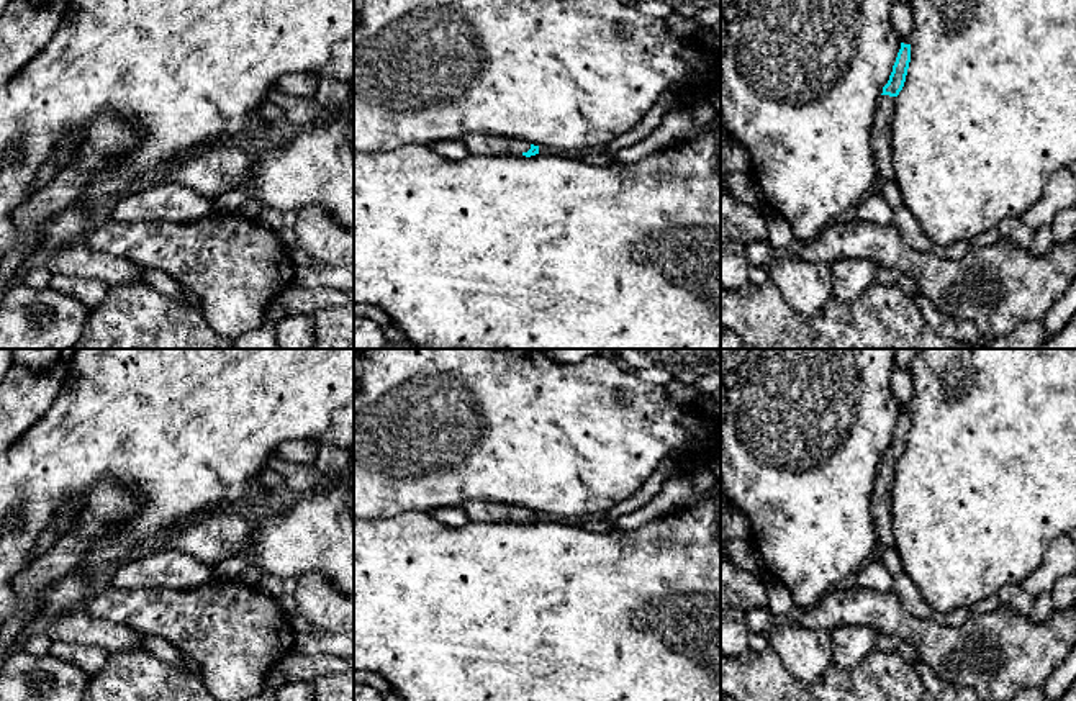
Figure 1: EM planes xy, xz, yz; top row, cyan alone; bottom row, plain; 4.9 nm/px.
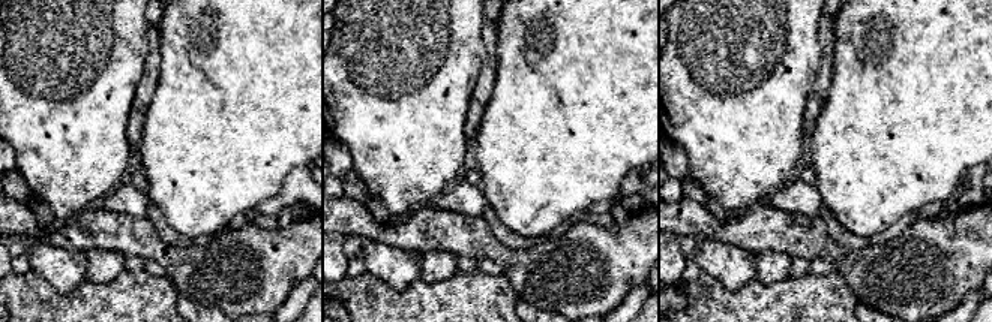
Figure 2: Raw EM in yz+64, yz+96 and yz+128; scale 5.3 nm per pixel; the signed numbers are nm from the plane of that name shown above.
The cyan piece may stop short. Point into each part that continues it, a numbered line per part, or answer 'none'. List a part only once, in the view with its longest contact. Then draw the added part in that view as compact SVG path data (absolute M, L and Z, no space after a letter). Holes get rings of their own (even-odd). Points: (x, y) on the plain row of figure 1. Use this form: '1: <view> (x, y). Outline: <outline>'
1: xz (480, 511). Outline: M468 500L460 504L467 513L468 521L477 522L522 522L531 516L529 509L516 508L511 504L496 504L478 500Z

